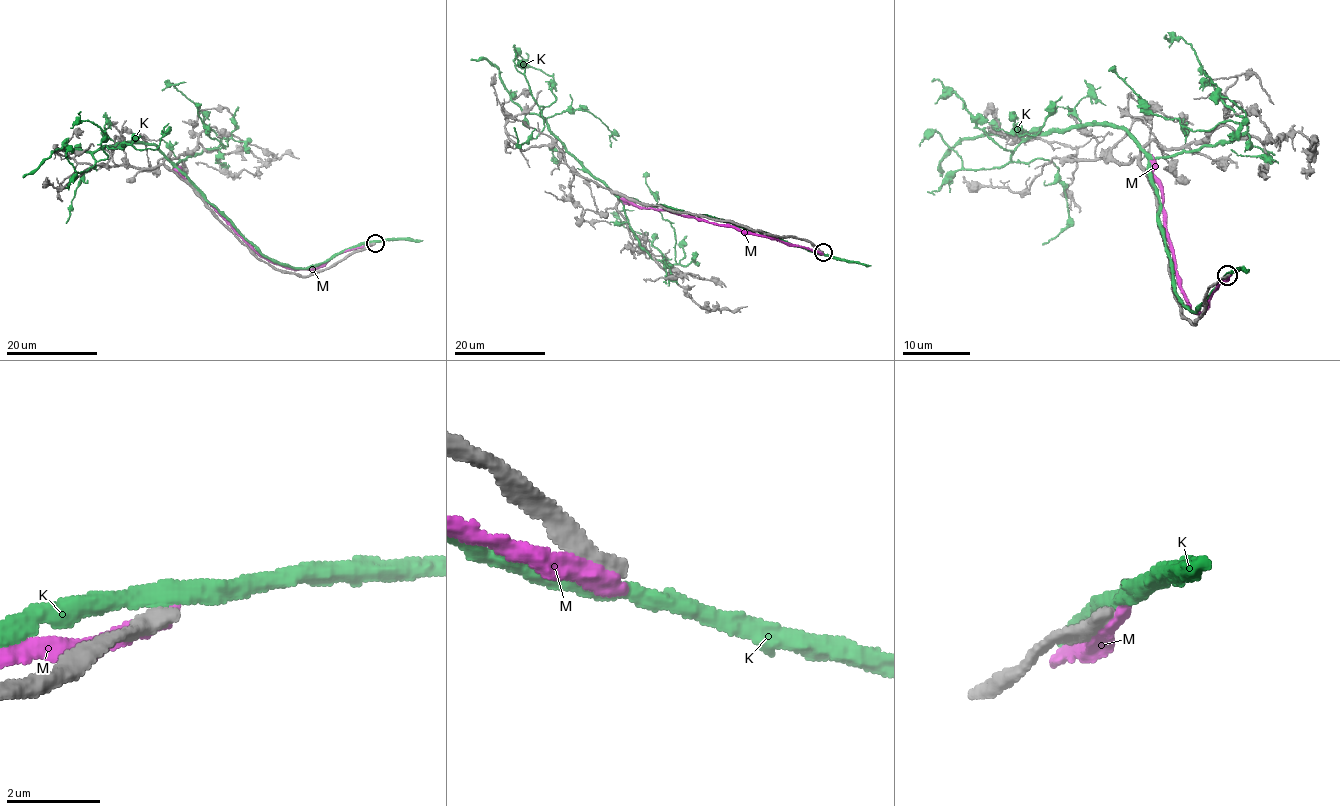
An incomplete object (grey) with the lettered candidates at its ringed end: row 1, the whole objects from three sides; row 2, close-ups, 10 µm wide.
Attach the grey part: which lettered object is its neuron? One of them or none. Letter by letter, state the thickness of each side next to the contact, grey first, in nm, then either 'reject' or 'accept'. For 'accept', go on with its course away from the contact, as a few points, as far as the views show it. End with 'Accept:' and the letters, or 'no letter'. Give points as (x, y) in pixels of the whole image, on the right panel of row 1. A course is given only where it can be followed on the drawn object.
K: 440/340 nm | reject
M: 480/440 nm | reject
Accept: no letter

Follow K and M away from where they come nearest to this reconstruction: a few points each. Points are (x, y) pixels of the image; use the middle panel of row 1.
K: (821, 253), (714, 218), (621, 200), (566, 150), (542, 106), (544, 128), (533, 138), (520, 145), (514, 127)
M: (820, 252), (667, 211), (639, 209), (622, 201)

